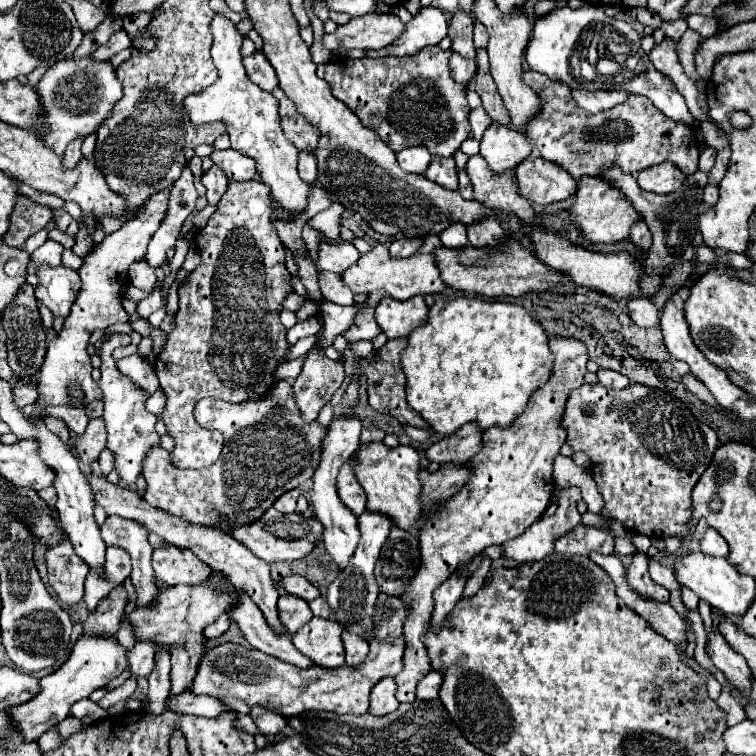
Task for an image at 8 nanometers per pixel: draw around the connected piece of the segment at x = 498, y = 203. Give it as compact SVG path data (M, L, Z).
M471 156L467 162L467 174L475 188L475 200L495 212L509 212L525 224L535 222L531 202L519 196L515 176L505 172L495 176L485 164L483 156Z

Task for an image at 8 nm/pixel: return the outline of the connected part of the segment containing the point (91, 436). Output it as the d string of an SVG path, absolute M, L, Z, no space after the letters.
M101 418L89 420L87 430L77 438L69 440L69 446L75 450L77 458L85 464L93 464L93 460L97 460L97 456L101 454L101 450L107 446L107 432L105 432L105 422Z

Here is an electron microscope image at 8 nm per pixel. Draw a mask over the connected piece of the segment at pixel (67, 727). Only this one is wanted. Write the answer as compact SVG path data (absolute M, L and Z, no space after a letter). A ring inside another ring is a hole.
M75 716L66 718L57 725L62 742L69 736L81 731L87 726L87 724L83 724L82 721L78 718L75 718Z

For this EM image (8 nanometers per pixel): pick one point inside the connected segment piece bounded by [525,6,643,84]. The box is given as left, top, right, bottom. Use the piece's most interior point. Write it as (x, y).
(556, 34)

